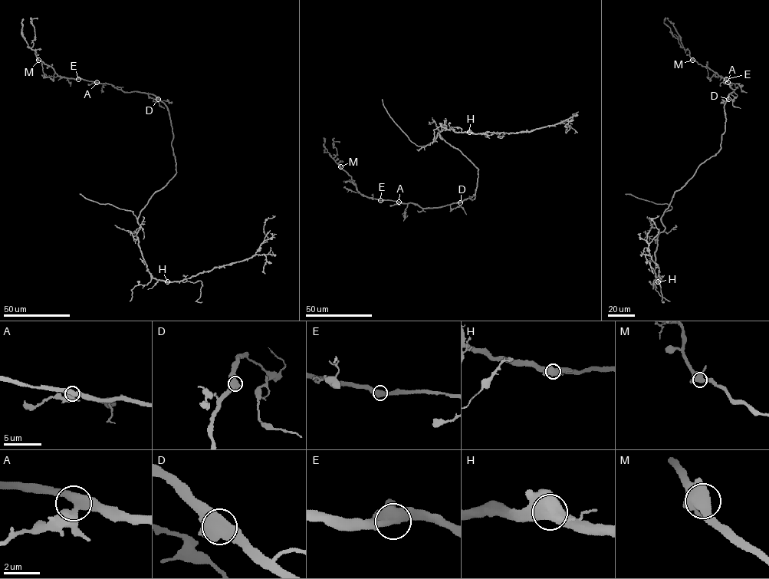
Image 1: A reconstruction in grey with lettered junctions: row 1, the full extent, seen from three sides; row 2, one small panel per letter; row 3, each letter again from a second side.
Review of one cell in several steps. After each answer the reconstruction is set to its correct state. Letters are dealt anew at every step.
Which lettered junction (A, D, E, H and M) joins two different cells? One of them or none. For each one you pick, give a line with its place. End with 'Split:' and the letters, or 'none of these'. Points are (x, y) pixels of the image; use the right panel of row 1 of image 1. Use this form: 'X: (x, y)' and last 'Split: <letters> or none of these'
Split: none of these

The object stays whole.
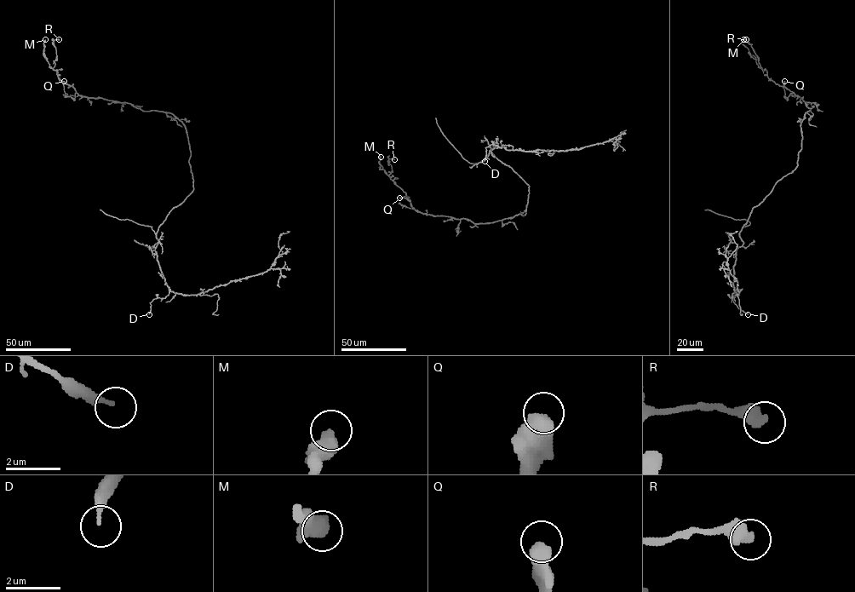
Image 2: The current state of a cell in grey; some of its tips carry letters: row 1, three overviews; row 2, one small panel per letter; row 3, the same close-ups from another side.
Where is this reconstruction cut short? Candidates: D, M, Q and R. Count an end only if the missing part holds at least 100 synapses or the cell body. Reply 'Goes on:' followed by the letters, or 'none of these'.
Goes on: none of these

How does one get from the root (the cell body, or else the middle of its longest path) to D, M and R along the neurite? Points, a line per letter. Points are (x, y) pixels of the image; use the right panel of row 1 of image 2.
D: (770, 192), (753, 208), (739, 232), (743, 244), (736, 253), (735, 291), (734, 298), (731, 298), (748, 314)
M: (770, 192), (797, 165), (800, 123), (810, 108), (802, 97), (768, 78), (743, 39)
R: (770, 192), (775, 184), (797, 165), (801, 148), (800, 123), (810, 108), (802, 97), (768, 78), (746, 39)

